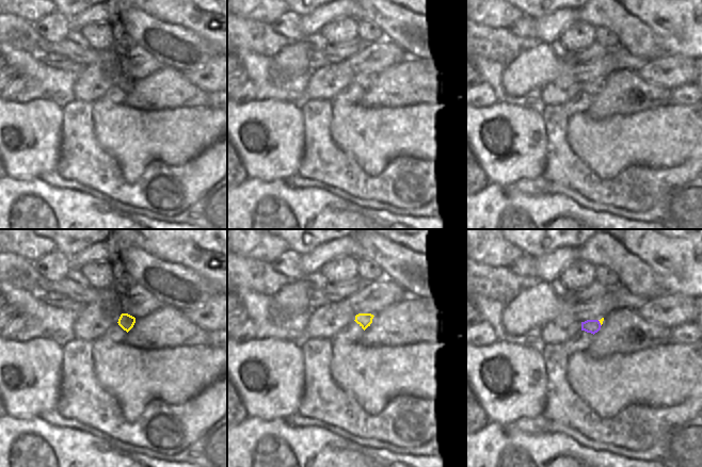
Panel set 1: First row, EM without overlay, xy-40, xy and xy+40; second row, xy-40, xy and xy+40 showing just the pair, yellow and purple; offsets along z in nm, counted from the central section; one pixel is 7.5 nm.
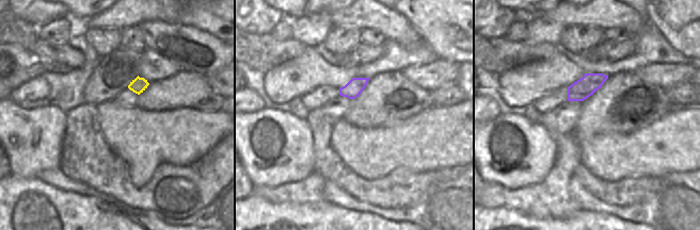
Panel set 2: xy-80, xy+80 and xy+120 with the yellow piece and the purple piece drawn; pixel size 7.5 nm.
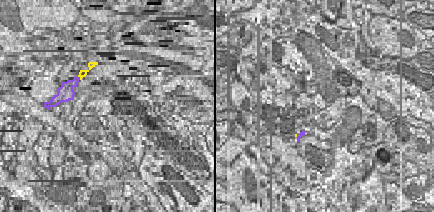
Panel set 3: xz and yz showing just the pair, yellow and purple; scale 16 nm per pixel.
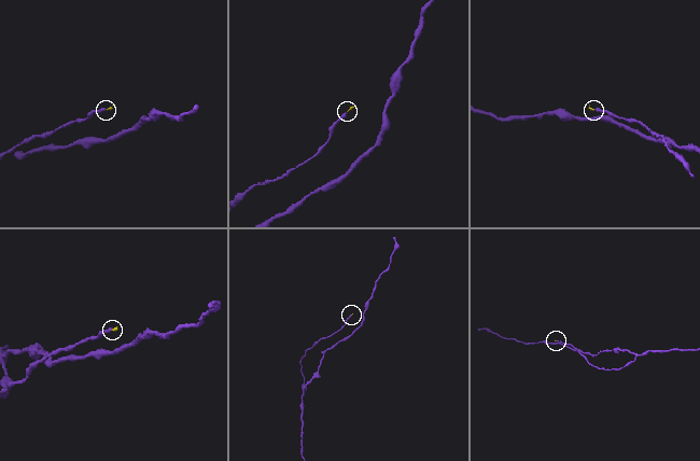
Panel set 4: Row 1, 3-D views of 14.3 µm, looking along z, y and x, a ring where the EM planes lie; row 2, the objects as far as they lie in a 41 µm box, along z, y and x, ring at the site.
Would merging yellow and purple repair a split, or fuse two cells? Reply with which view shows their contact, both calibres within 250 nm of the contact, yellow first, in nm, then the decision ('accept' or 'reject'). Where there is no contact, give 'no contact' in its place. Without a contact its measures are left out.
meets yellow in xy+40; 30 nm thick on the yellow side, 100 nm on the other; accept

